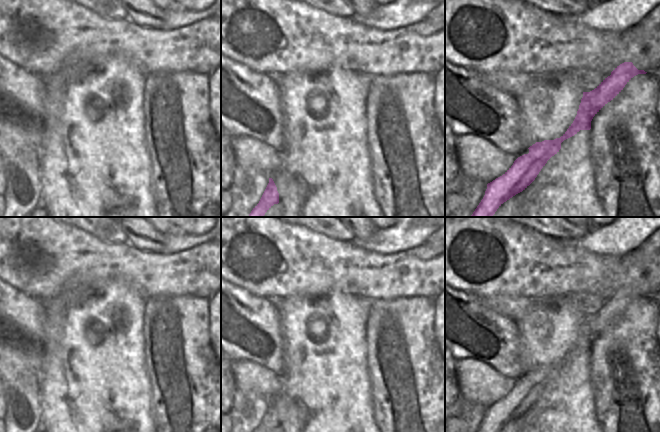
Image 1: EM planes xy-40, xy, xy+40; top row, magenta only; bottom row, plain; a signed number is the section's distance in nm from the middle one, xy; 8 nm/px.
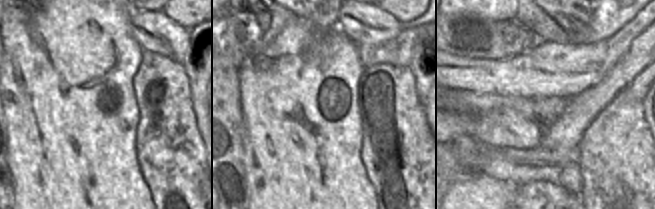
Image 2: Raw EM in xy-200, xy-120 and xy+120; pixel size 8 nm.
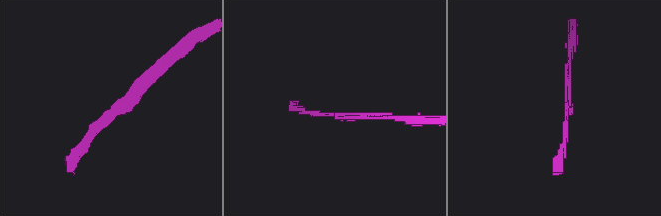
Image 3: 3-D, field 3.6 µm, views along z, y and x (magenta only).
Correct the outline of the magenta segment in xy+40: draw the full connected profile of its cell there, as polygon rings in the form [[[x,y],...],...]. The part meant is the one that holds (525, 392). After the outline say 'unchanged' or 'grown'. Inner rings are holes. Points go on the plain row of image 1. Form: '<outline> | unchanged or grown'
[[[632,286],[617,290],[594,314],[583,316],[583,321],[573,347],[567,355],[554,364],[536,366],[529,377],[518,381],[500,401],[487,408],[485,419],[477,432],[499,432],[504,426],[525,414],[537,401],[547,385],[561,373],[561,367],[580,354],[590,354],[593,341],[613,324],[636,299],[646,298]]] | unchanged

